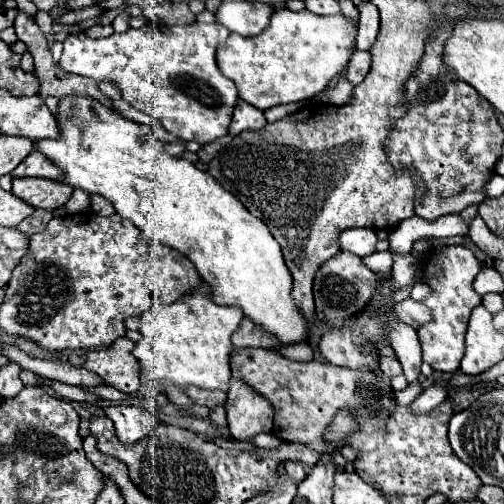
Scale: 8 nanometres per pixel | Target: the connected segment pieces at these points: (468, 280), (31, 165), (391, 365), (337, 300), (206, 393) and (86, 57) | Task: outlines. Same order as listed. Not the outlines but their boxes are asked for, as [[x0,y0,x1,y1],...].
[[418,246,482,372],[12,150,64,182],[380,356,402,378],[314,252,376,324],[186,386,226,410],[58,22,238,146]]

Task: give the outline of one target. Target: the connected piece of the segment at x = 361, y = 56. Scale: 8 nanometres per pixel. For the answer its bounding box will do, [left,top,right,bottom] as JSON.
[346,50,370,84]

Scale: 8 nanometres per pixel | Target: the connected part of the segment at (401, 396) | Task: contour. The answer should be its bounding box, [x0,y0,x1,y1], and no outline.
[394,382,422,404]

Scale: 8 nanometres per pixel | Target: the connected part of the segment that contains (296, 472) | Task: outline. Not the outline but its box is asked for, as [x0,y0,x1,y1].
[284,462,306,482]

